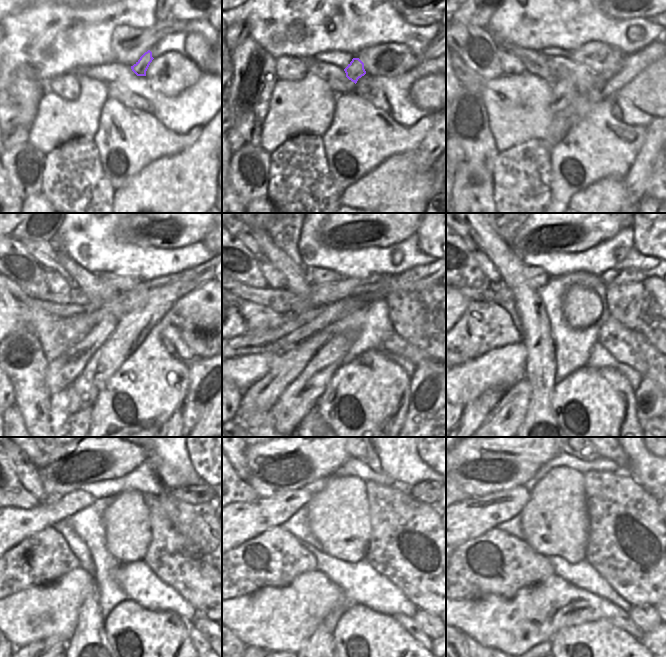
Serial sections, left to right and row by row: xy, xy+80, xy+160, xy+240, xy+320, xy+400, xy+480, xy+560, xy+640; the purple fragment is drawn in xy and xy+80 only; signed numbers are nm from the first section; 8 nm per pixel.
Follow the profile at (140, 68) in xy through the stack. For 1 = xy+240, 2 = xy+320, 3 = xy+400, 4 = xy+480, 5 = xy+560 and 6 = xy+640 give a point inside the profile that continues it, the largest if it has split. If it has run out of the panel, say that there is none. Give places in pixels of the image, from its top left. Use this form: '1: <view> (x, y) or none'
1: xy+240 (61, 372)
2: xy+320 (288, 365)
3: xy+400 (473, 414)
4: none
5: none
6: none

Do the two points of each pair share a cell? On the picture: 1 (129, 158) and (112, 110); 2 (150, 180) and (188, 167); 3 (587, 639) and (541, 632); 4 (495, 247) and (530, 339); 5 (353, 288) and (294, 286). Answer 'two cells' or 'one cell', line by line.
1: one cell
2: one cell
3: two cells
4: one cell
5: two cells

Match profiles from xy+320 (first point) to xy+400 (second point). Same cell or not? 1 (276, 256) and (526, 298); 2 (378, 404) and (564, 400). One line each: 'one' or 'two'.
1: one
2: one

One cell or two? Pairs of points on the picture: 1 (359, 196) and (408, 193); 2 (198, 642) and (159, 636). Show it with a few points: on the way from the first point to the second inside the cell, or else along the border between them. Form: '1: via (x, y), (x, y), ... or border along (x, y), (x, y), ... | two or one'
1: via (371, 193), (396, 193) | one
2: border along (186, 621), (187, 634), (194, 646) | two

